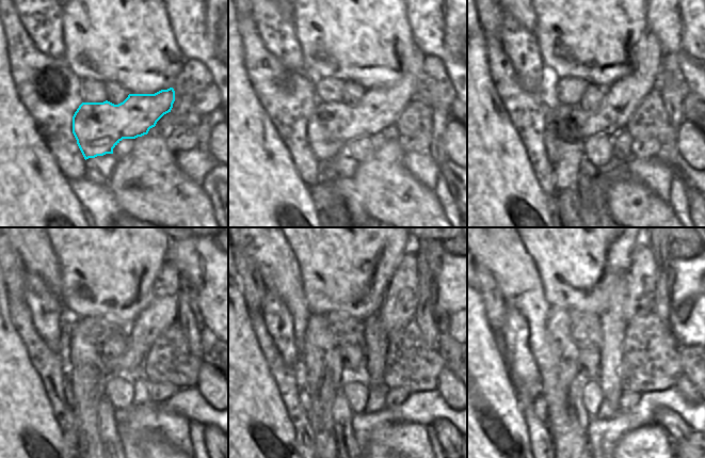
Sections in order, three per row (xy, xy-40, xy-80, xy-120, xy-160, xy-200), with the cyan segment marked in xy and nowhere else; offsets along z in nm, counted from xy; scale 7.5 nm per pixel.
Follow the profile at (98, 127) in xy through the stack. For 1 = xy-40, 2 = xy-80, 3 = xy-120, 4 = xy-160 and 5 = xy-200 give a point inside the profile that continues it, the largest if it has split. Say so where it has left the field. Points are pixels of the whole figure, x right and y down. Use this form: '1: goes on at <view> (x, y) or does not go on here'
1: goes on at xy-40 (332, 125)
2: goes on at xy-80 (565, 123)
3: goes on at xy-120 (161, 312)
4: goes on at xy-160 (399, 306)
5: goes on at xy-200 (644, 271)

